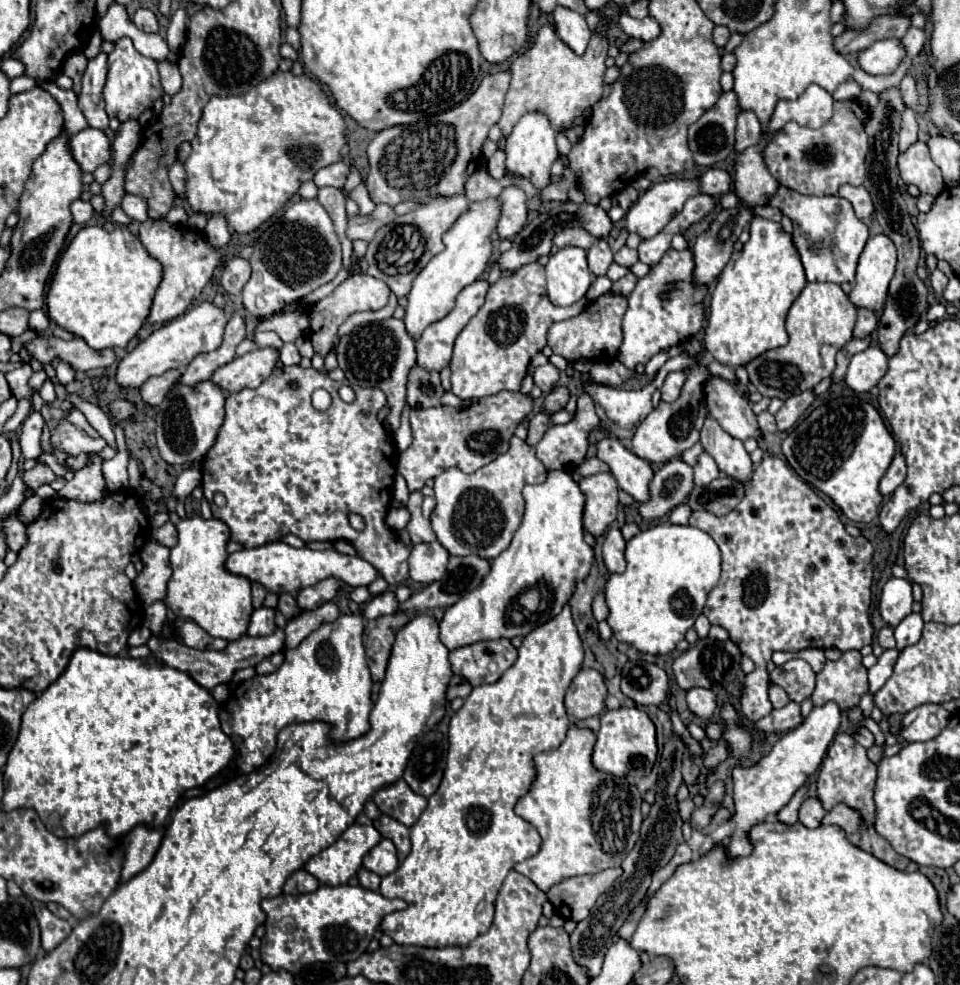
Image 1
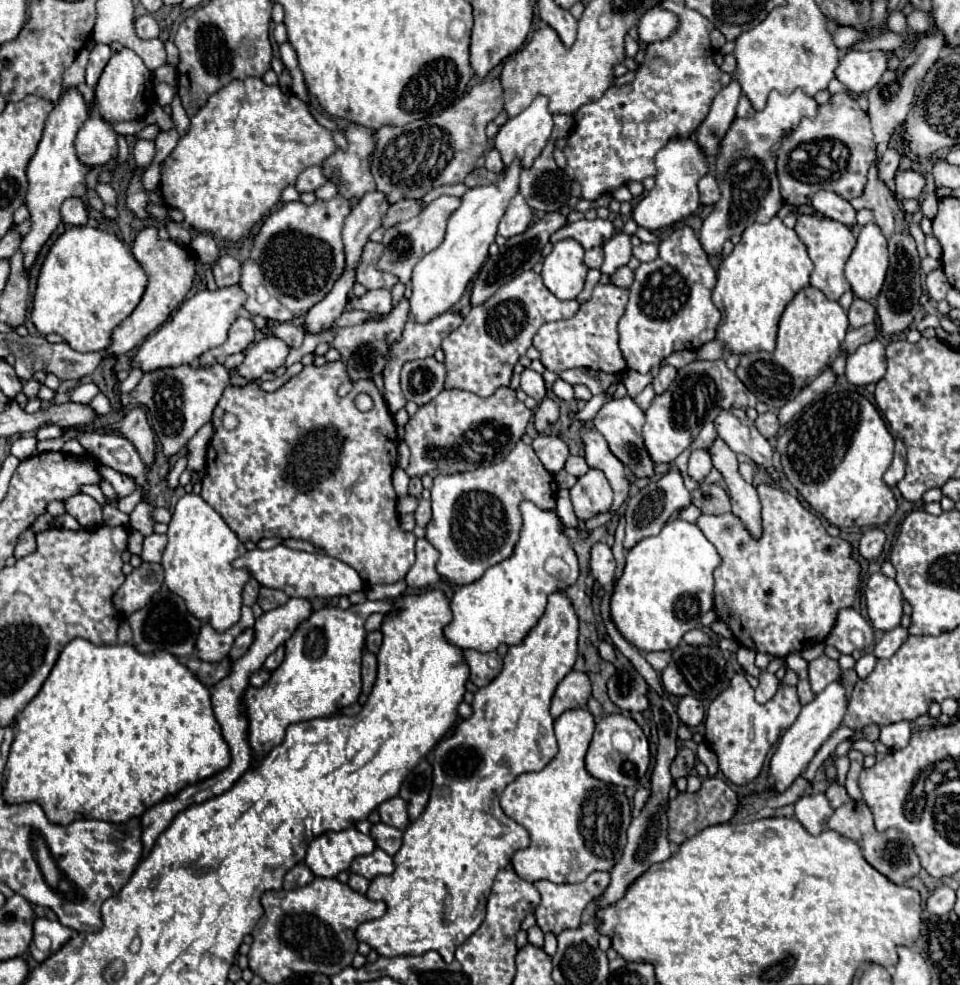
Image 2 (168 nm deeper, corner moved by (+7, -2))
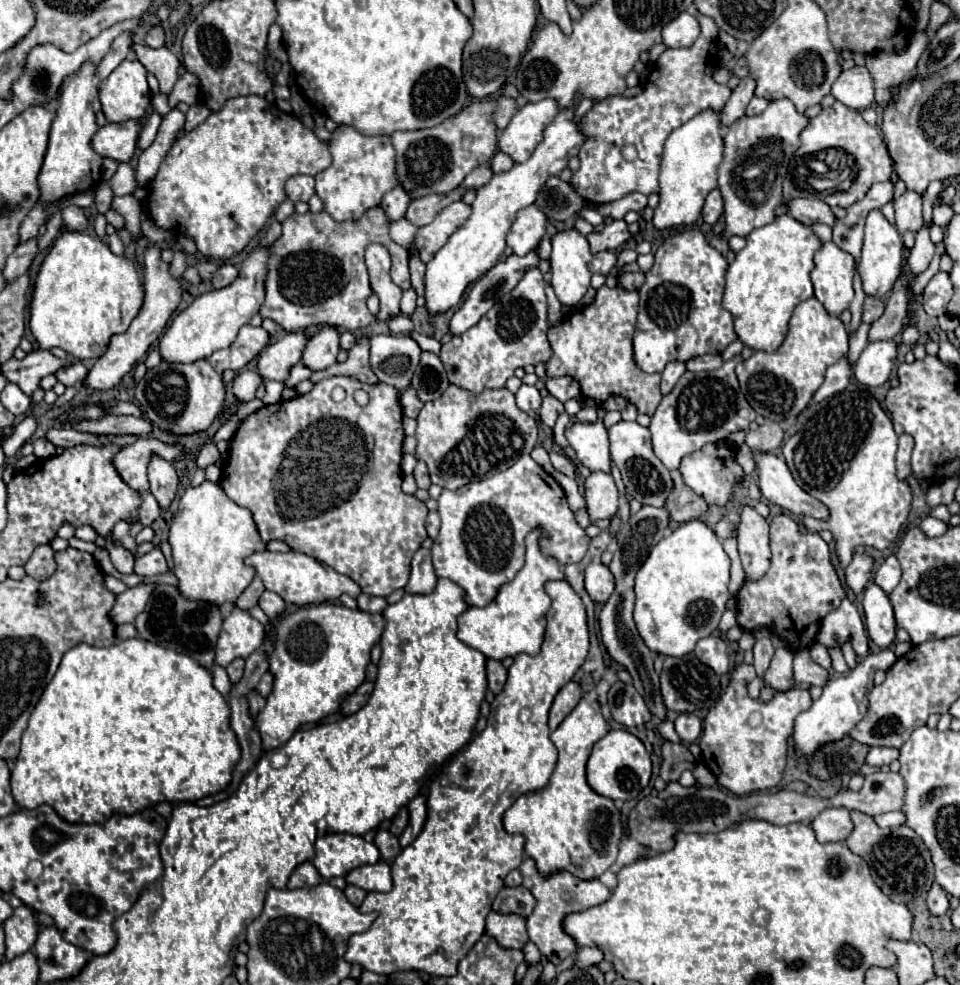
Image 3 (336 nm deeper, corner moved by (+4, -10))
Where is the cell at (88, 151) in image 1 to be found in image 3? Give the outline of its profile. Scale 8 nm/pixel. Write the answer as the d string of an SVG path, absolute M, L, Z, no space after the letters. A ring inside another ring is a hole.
M124 120L120 124L106 124L104 128L100 128L92 140L94 150L100 156L108 156L120 162L130 162L134 150L136 150L136 142L138 134L142 130L142 122L140 120Z

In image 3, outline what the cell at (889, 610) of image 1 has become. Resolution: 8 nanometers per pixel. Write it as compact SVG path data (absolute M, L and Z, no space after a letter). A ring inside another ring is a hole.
M870 584L864 592L864 616L866 616L866 630L870 640L878 648L888 648L896 640L896 622L888 594Z

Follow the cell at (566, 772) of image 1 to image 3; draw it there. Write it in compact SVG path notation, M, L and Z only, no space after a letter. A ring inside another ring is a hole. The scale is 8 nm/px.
M582 698L578 702L550 734L550 740L558 748L558 762L550 782L540 790L522 794L504 814L504 830L526 838L524 854L536 860L542 874L568 870L582 880L592 880L616 862L618 842L624 834L620 812L610 798L596 794L586 782L586 762L592 746L608 732L602 708L600 714L598 708L598 700Z

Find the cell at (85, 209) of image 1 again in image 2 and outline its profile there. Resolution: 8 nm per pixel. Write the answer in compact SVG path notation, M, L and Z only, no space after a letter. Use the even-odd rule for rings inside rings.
M69 198L61 206L61 218L69 226L85 226L87 224L87 212L81 198Z

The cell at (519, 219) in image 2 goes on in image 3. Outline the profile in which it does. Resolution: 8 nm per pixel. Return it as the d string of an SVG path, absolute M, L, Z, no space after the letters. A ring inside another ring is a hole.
M532 204L518 212L506 242L516 256L526 256L530 250L538 246L544 234L546 234L546 216L544 212L540 212L540 208L536 208L536 204Z

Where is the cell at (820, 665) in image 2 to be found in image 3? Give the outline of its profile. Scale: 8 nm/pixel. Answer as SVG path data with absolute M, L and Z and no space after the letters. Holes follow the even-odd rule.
M802 648L794 656L794 678L798 684L808 682L814 686L824 686L828 682L828 672L810 658L806 648Z

